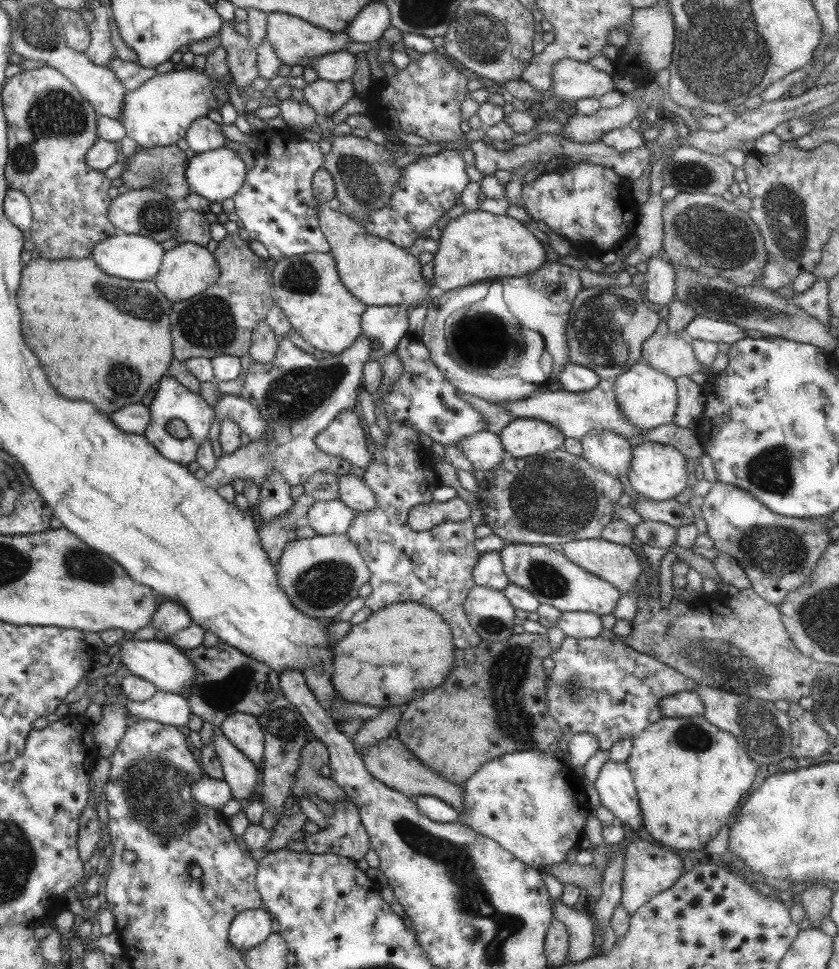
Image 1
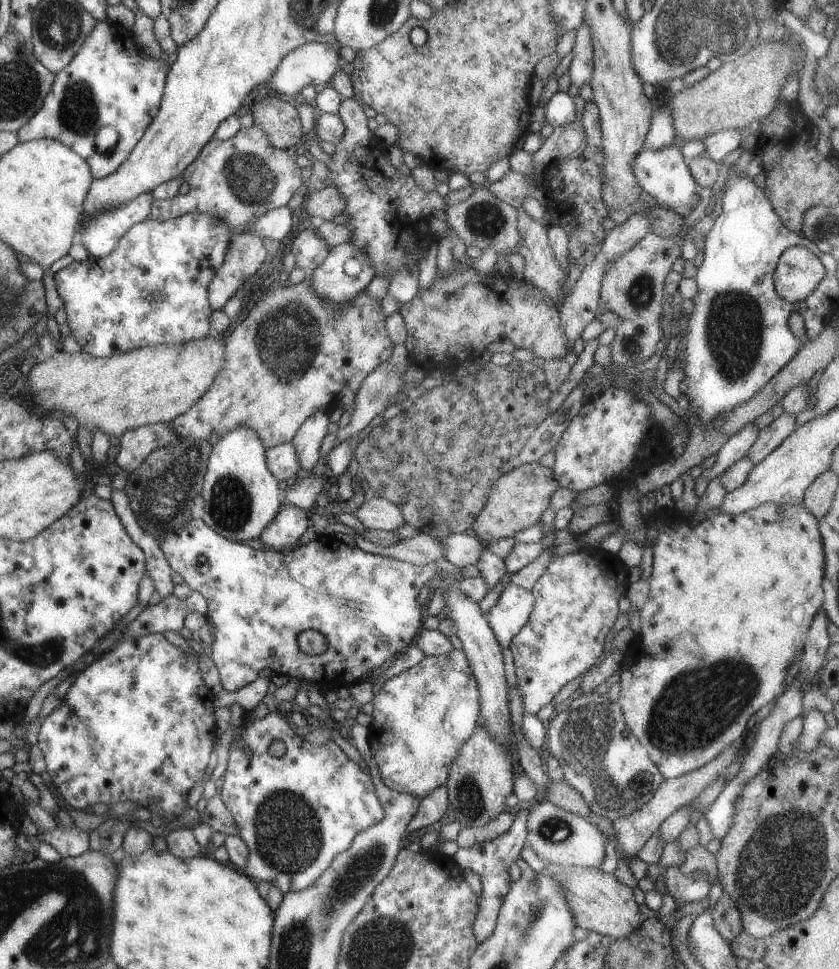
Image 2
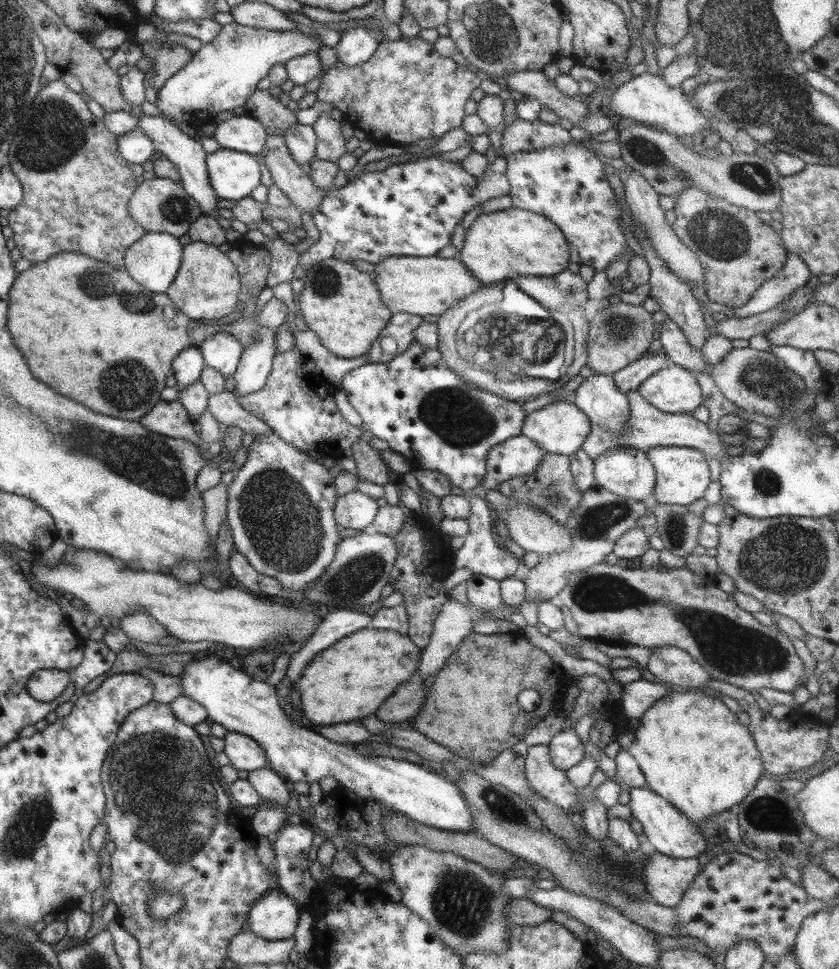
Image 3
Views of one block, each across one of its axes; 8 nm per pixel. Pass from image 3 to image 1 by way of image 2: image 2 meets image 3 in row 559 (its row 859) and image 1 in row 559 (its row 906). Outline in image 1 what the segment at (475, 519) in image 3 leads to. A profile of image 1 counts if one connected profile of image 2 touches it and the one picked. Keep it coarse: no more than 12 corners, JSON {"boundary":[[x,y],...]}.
{"boundary":[[499,551],[480,554],[473,583],[503,592],[509,584]]}

